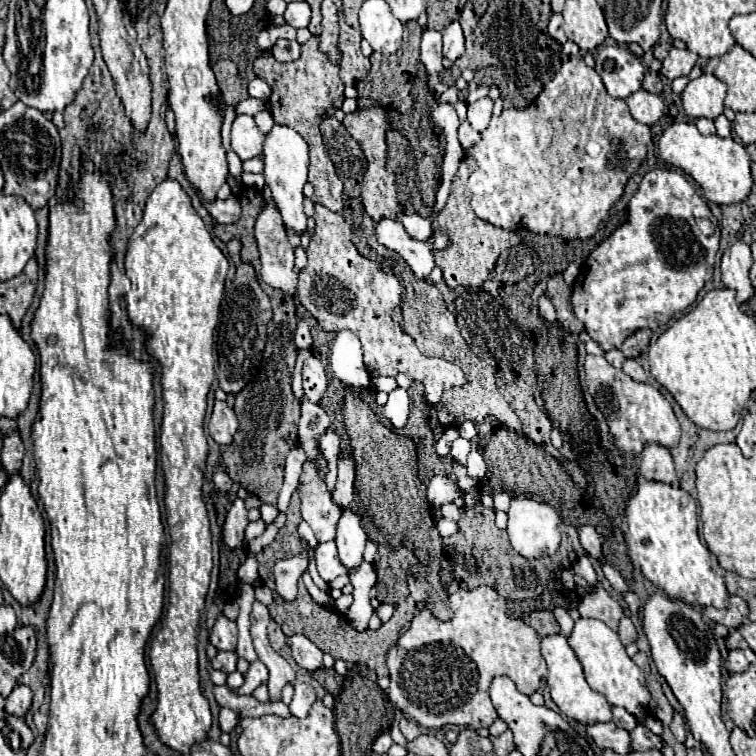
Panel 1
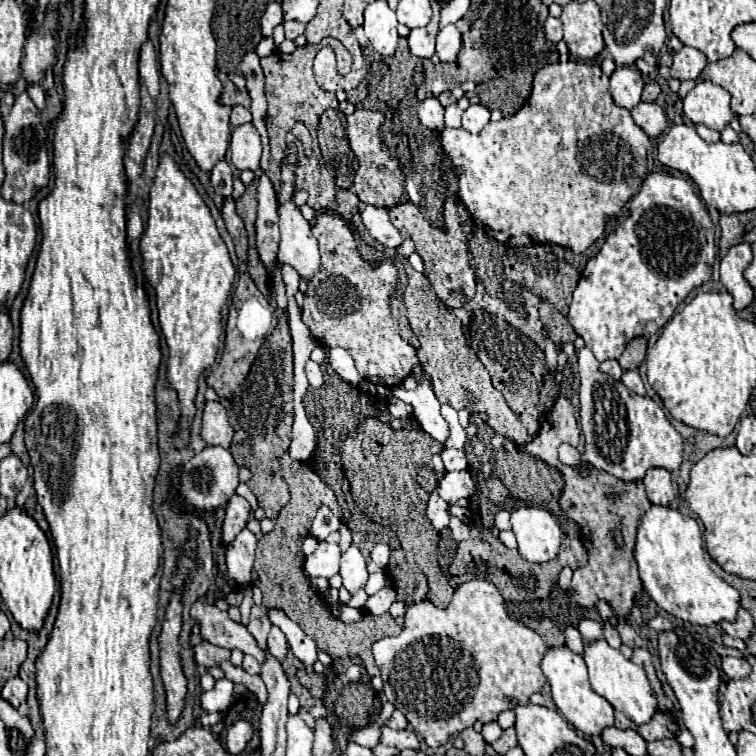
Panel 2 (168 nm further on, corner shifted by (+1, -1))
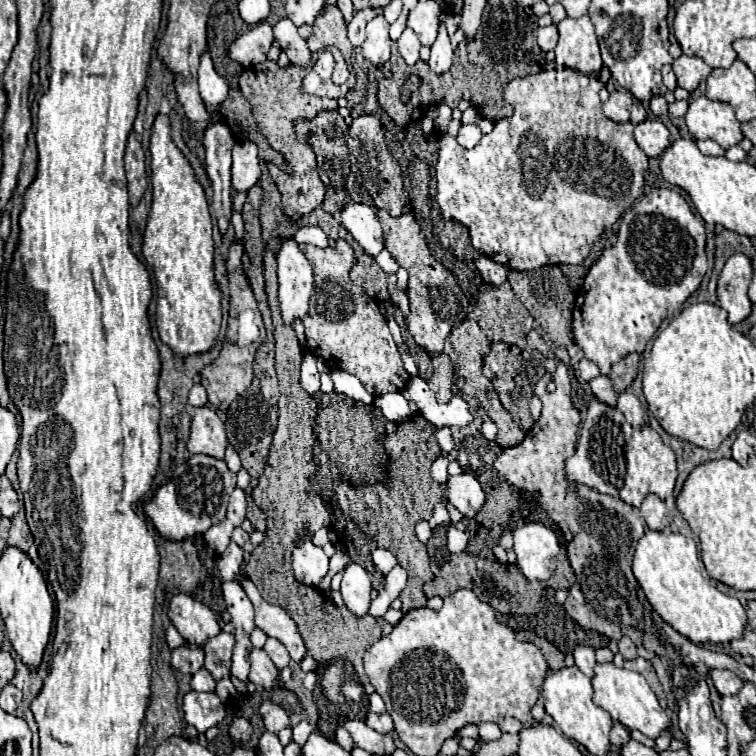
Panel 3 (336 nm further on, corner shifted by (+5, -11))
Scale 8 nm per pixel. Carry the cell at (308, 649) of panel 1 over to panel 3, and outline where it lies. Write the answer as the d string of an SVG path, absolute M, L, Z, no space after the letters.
M246 562L242 564L242 588L246 590L246 594L248 594L248 598L250 598L252 606L254 606L256 626L262 632L266 632L266 636L274 636L276 640L280 640L286 646L286 650L290 652L290 658L294 662L300 662L306 656L306 648L304 648L302 636L298 634L298 628L296 628L294 620L280 606L268 604L260 596L256 586L246 578L244 566L246 566Z

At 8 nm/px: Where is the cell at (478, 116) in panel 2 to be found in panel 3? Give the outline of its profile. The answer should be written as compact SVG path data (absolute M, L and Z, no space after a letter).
M462 124L460 132L456 136L458 144L464 148L474 148L480 142L480 138L482 138L482 132L480 132L478 124Z

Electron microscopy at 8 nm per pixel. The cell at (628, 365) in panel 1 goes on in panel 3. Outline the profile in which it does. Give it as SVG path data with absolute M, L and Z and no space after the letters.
M630 390L618 394L618 404L616 408L620 408L620 412L624 412L626 420L632 424L632 426L642 426L642 424L648 424L649 417L646 408Z

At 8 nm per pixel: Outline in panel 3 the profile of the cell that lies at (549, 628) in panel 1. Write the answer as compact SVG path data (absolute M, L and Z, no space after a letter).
M532 636L532 642L542 650L550 670L560 670L564 666L564 654L552 642L548 642L546 638L536 638L536 636Z

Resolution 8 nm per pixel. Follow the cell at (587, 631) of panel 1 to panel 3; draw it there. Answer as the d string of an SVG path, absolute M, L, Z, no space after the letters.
M612 662L596 664L592 686L594 686L594 696L592 696L594 704L604 708L606 712L610 712L612 720L618 720L626 728L640 730L648 738L658 738L662 734L662 730L670 726L670 718L664 714L654 692L650 690L648 682L638 672L630 672L626 668L616 668Z

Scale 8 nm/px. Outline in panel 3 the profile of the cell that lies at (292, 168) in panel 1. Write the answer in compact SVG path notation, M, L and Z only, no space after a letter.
M286 238L278 252L278 300L282 308L282 318L292 324L294 318L304 318L308 314L308 300L312 294L314 274L308 258L298 248L294 238Z

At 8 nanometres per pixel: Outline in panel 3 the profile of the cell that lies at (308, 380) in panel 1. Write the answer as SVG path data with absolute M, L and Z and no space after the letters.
M312 354L304 356L302 362L302 376L300 376L300 384L308 394L314 394L320 390L320 372L316 368L316 358Z

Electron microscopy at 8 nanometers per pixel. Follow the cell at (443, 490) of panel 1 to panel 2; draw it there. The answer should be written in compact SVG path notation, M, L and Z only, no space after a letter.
M460 470L460 472L446 472L444 480L438 486L438 492L442 496L442 500L446 502L456 502L460 498L470 498L476 494L476 484L470 476L468 470Z

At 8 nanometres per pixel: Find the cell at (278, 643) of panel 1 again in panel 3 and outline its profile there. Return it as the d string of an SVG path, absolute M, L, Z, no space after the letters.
M268 638L268 640L266 640L264 652L270 656L270 660L274 662L274 666L276 666L278 670L282 670L284 666L288 666L288 662L290 662L288 650L286 650L286 648L284 648L284 644L282 644L282 642L278 642L276 638Z

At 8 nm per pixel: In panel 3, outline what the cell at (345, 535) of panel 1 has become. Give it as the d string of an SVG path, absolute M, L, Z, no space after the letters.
M348 564L344 568L344 576L342 576L342 598L346 608L356 614L356 616L364 616L368 612L370 606L370 592L372 592L372 584L370 584L370 576L368 572L360 566L360 564Z

